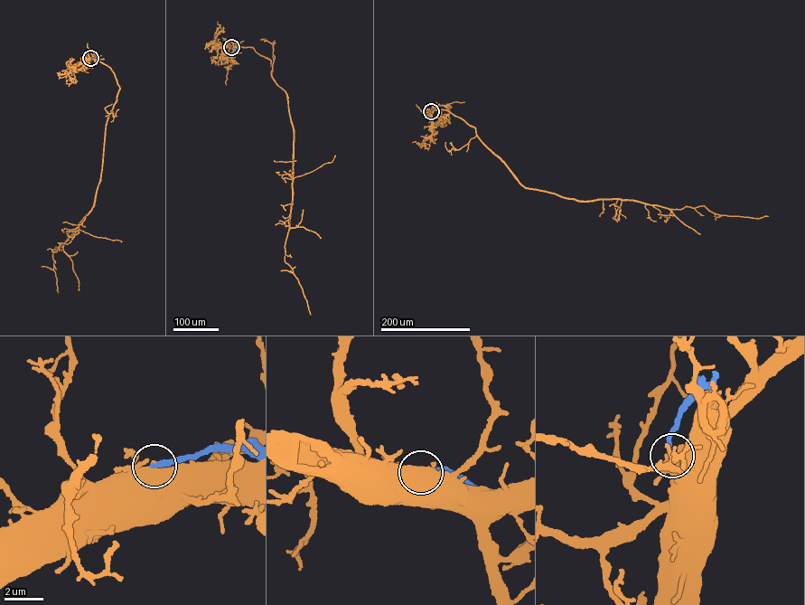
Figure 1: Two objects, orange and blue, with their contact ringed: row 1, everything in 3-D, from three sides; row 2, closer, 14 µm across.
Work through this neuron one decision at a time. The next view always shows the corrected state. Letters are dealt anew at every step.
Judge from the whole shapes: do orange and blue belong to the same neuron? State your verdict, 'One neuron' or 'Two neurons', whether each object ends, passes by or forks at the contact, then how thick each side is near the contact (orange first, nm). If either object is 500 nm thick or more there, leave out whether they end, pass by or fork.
Two neurons. Thickness 650 nm (orange) against 240 nm

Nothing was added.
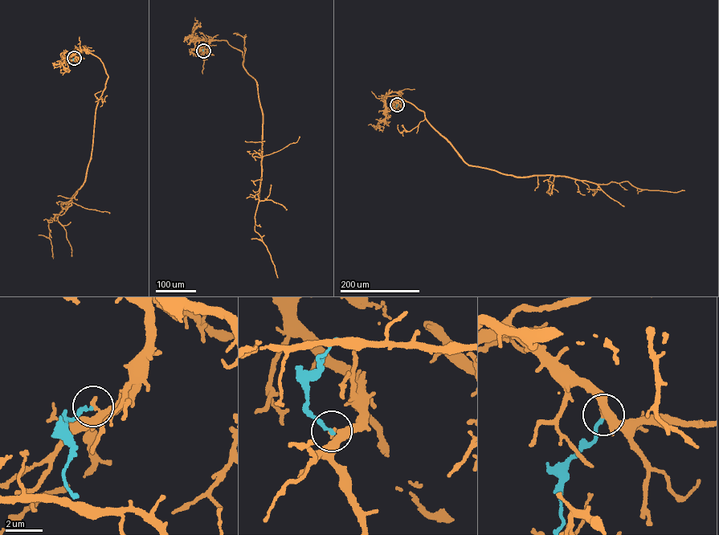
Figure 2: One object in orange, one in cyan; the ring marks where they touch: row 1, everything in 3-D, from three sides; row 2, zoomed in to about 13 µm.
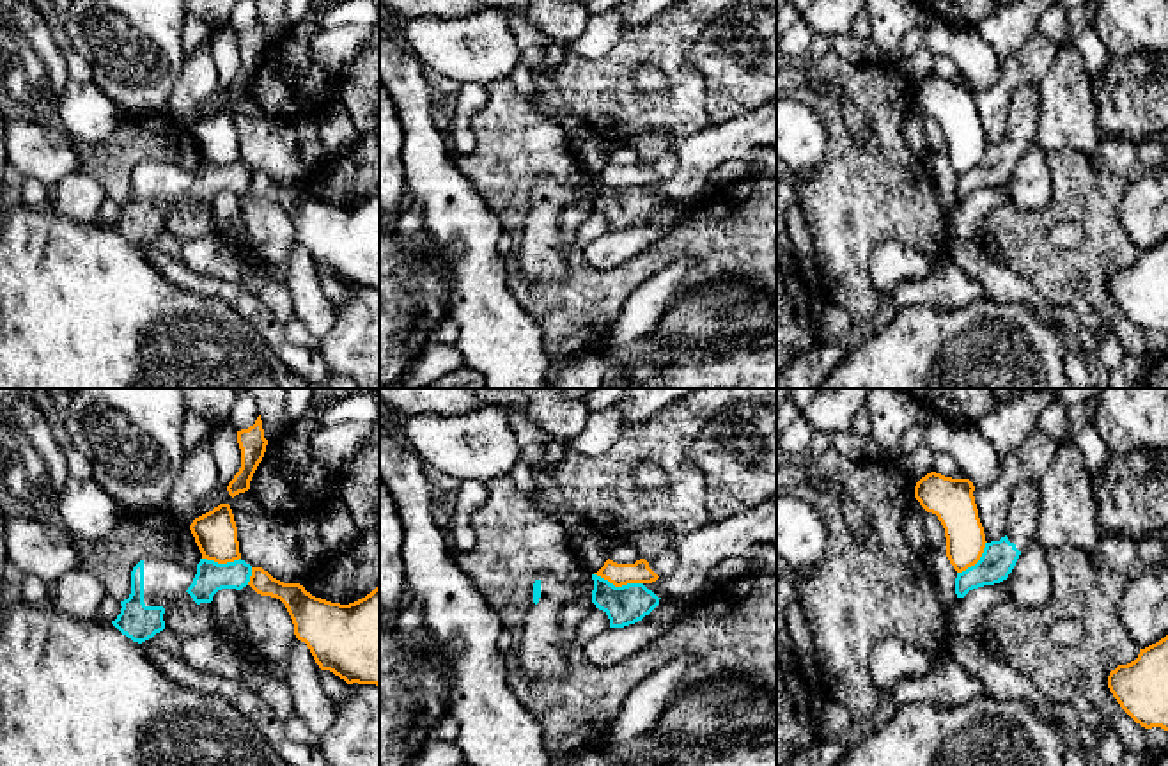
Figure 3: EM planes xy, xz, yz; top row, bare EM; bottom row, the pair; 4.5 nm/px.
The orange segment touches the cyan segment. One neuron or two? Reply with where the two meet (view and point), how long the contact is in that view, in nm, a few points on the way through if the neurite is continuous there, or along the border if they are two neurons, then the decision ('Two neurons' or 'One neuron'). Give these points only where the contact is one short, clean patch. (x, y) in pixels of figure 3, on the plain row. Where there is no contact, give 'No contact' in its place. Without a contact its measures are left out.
Touches orange at xz (619, 188). Shared border 220 nm. Boundary: xz (594, 176), (615, 188), (642, 187). Two neurons

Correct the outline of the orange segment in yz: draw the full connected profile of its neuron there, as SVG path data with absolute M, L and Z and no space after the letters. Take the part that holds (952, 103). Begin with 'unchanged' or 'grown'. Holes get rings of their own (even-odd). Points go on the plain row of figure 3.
unchanged; M931 74L915 89L920 108L938 119L945 131L946 160L957 176L975 168L985 151L985 137L969 82Z

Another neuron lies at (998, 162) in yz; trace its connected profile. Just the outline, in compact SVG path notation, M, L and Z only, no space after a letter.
M1021 83L1008 103L1007 138L1000 144L985 145L980 163L955 181L955 197L964 200L969 193L994 188L1008 181L1021 154L1033 142L1040 122L1039 83Z

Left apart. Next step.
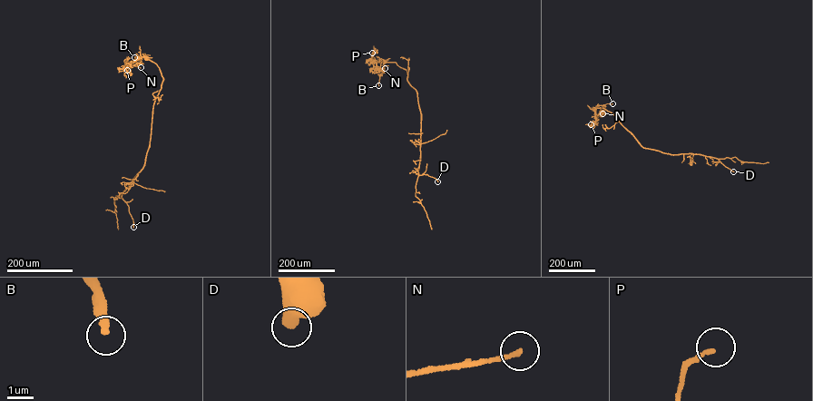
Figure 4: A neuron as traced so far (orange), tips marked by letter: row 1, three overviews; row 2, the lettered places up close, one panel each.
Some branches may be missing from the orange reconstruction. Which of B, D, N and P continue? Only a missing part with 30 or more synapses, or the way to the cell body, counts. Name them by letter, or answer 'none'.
B

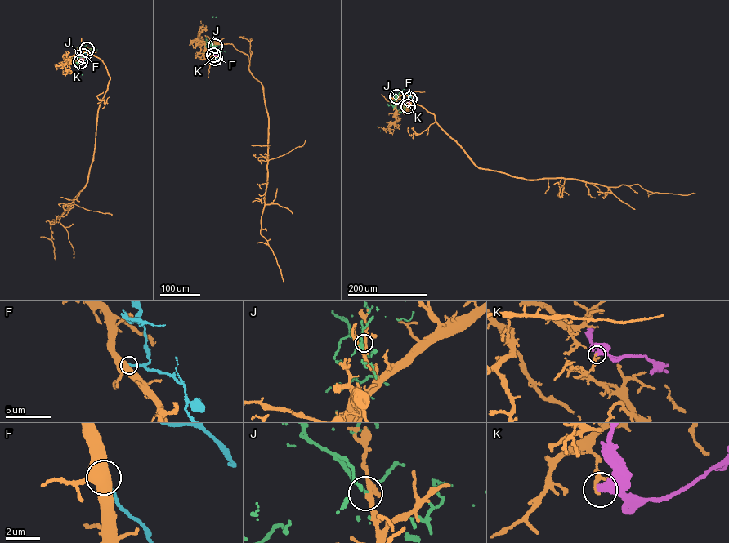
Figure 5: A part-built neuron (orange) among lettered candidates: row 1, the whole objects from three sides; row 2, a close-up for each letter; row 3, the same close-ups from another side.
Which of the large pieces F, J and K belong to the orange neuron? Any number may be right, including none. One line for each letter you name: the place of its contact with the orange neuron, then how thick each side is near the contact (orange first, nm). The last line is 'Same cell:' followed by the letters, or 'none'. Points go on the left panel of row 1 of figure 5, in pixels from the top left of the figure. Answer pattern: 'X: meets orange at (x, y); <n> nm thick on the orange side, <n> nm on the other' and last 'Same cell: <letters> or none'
Same cell: none

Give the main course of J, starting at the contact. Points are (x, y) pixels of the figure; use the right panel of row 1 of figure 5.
J: (396, 96), (392, 106), (398, 109), (403, 107), (404, 109), (380, 131)

